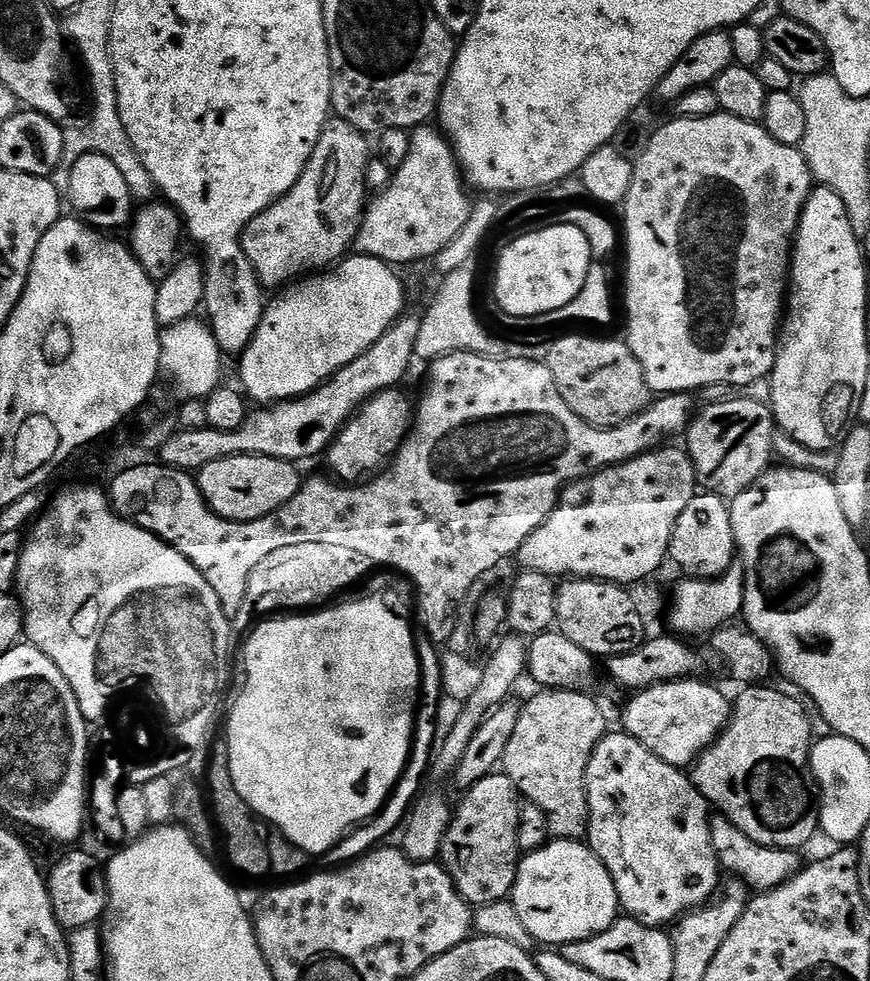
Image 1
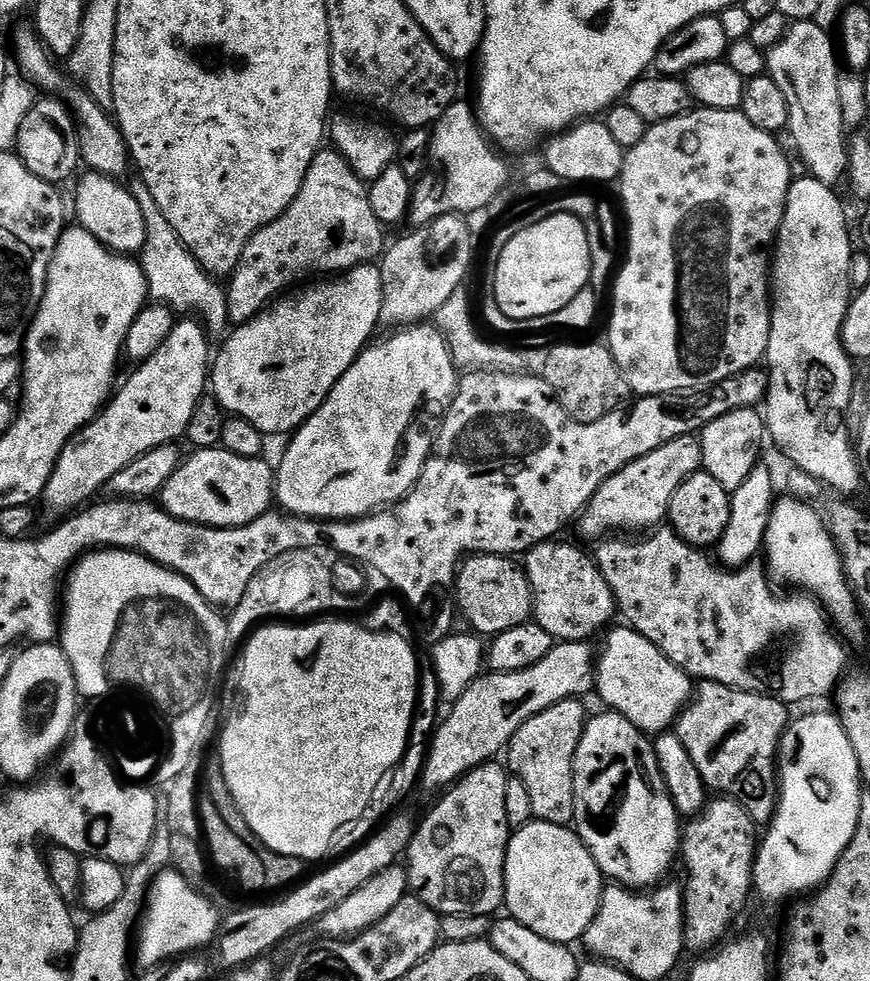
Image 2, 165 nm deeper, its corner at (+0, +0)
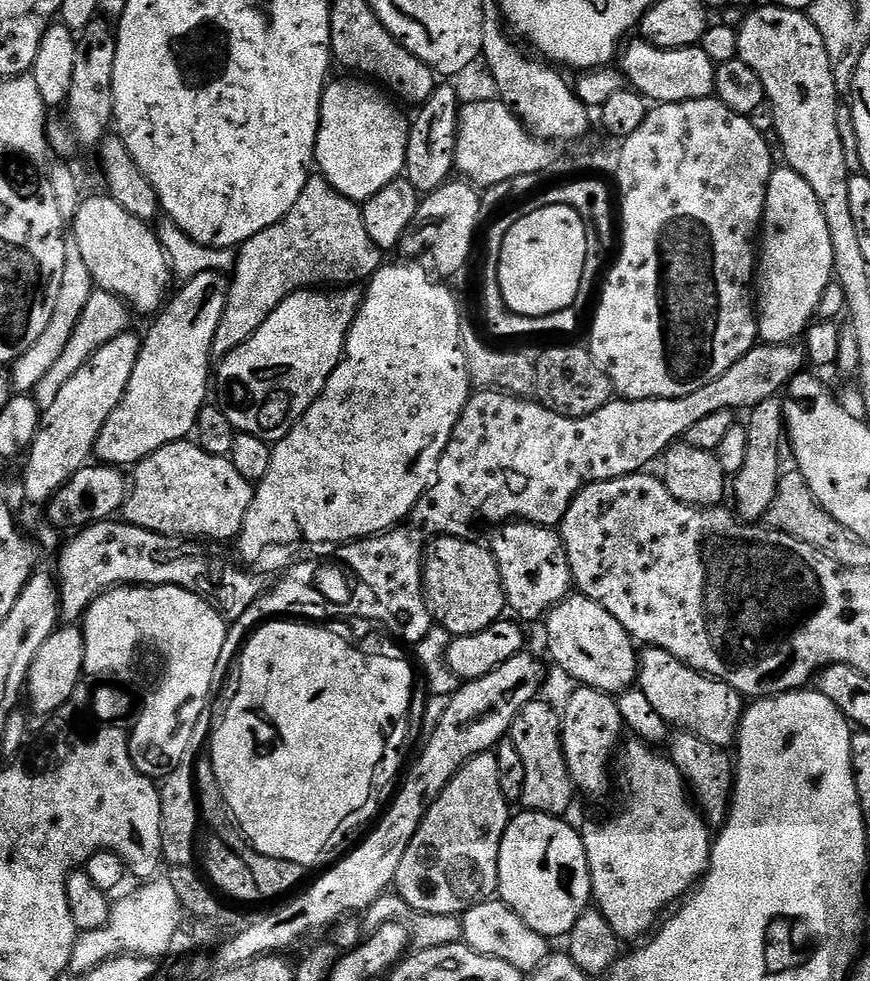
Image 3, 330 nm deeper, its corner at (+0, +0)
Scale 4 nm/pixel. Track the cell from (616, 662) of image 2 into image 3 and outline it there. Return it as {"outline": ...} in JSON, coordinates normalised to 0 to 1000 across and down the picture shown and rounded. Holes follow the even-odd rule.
{"outline":[[[666,606],[654,607],[628,629],[630,665],[634,673],[663,698],[686,701],[689,705],[711,707],[733,693],[733,661],[725,648],[687,614]],[[731,660],[731,661],[730,661]]]}

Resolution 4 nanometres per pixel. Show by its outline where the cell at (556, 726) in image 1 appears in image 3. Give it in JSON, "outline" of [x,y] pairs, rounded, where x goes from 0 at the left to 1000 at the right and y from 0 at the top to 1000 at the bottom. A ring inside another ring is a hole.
{"outline":[[[625,712],[611,714],[591,732],[586,743],[589,759],[600,772],[605,785],[605,801],[600,801],[598,820],[606,827],[622,828],[629,832],[647,833],[648,827],[657,820],[660,800],[653,787],[648,772],[648,757],[644,754],[646,730],[625,715]]]}

